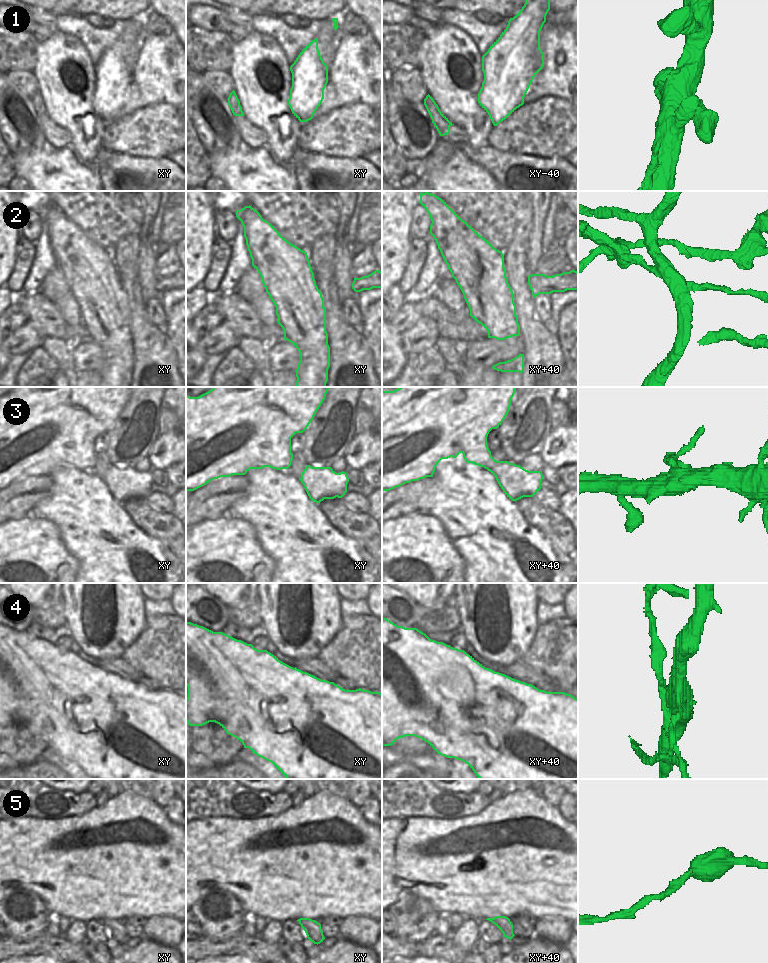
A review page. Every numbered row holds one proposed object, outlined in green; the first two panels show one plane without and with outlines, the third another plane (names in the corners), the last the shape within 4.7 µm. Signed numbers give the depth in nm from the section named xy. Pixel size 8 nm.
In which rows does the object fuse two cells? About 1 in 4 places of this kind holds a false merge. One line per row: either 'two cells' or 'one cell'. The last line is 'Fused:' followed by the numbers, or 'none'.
1: one cell
2: two cells
3: one cell
4: two cells
5: one cell
Fused: 2, 4

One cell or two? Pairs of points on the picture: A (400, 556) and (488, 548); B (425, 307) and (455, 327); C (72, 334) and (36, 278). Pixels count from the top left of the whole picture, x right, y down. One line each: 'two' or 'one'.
A: two
B: one
C: two

